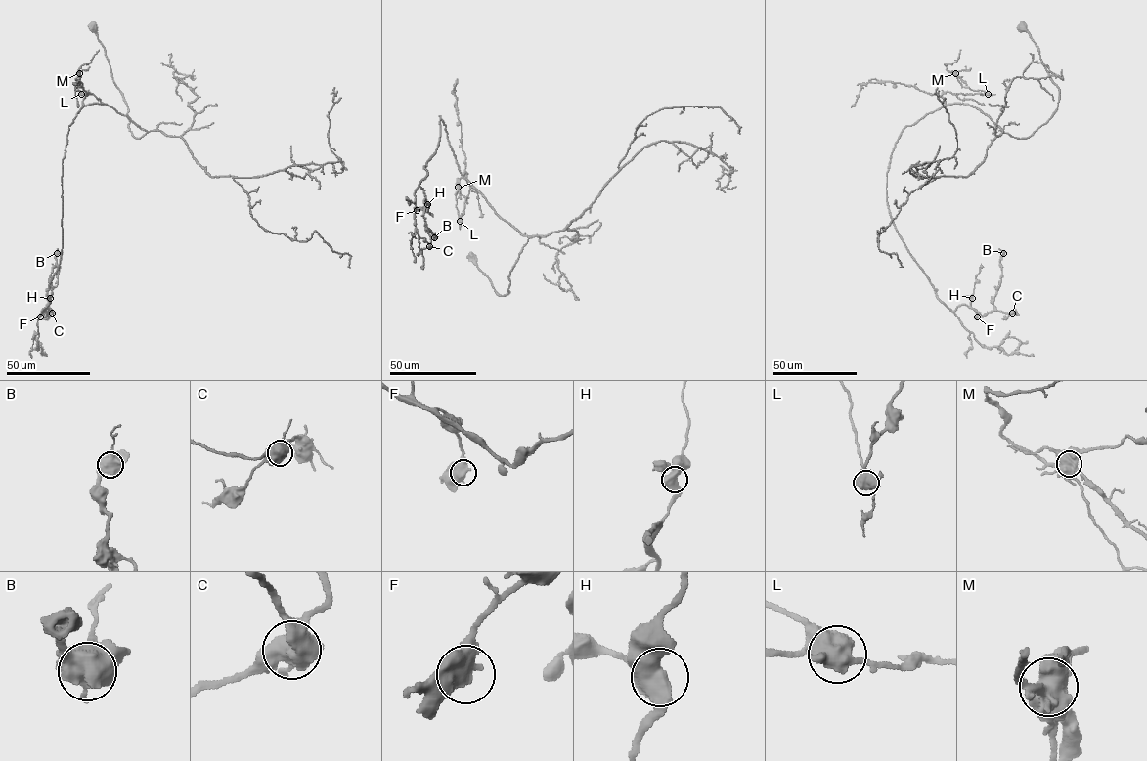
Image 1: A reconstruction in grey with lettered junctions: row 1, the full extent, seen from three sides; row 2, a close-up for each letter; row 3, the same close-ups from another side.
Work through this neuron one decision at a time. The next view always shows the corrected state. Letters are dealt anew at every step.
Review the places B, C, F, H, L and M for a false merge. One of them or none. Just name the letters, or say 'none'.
M

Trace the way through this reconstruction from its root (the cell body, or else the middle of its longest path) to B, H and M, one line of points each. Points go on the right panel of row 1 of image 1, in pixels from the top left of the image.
B: (1022, 28), (1053, 115), (1017, 139), (948, 104), (887, 177), (952, 311), (994, 309), (1003, 253)
H: (1022, 28), (1053, 115), (1017, 139), (948, 104), (903, 130), (887, 173), (936, 296), (972, 298)
M: (1022, 28), (1059, 90), (1031, 136), (946, 105), (948, 91), (986, 93), (955, 73)

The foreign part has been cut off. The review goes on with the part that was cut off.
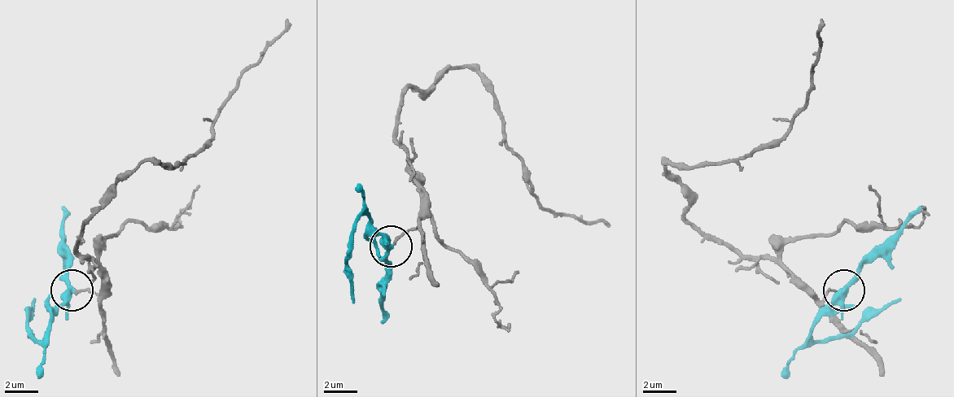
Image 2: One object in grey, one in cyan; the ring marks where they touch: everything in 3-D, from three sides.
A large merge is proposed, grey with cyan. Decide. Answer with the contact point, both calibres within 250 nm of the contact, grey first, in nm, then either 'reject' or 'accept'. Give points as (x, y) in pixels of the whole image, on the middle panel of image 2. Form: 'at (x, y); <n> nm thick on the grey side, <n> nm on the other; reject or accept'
at (391, 246); 130 nm thick on the grey side, 320 nm on the other; reject

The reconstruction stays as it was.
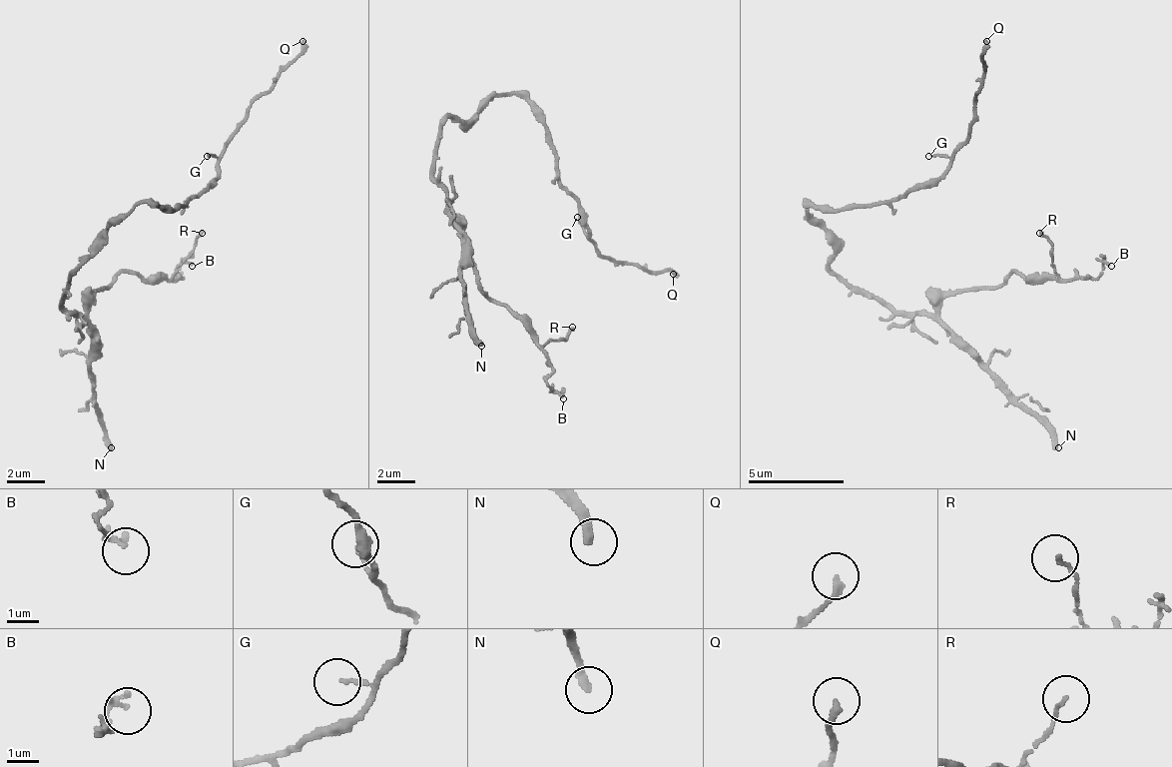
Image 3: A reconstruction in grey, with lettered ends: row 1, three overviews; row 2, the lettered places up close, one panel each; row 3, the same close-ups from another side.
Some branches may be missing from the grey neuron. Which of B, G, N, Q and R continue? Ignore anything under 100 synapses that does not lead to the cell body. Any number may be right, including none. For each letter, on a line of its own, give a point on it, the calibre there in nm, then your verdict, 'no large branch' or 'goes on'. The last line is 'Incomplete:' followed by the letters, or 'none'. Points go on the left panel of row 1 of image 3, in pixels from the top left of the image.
B: at (192, 266); 150 nm thick; no large branch
G: at (207, 156); 80 nm thick; no large branch
N: at (111, 447); 280 nm thick; goes on
Q: at (302, 41); 190 nm thick; no large branch
R: at (202, 233); 110 nm thick; no large branch
Incomplete: N

